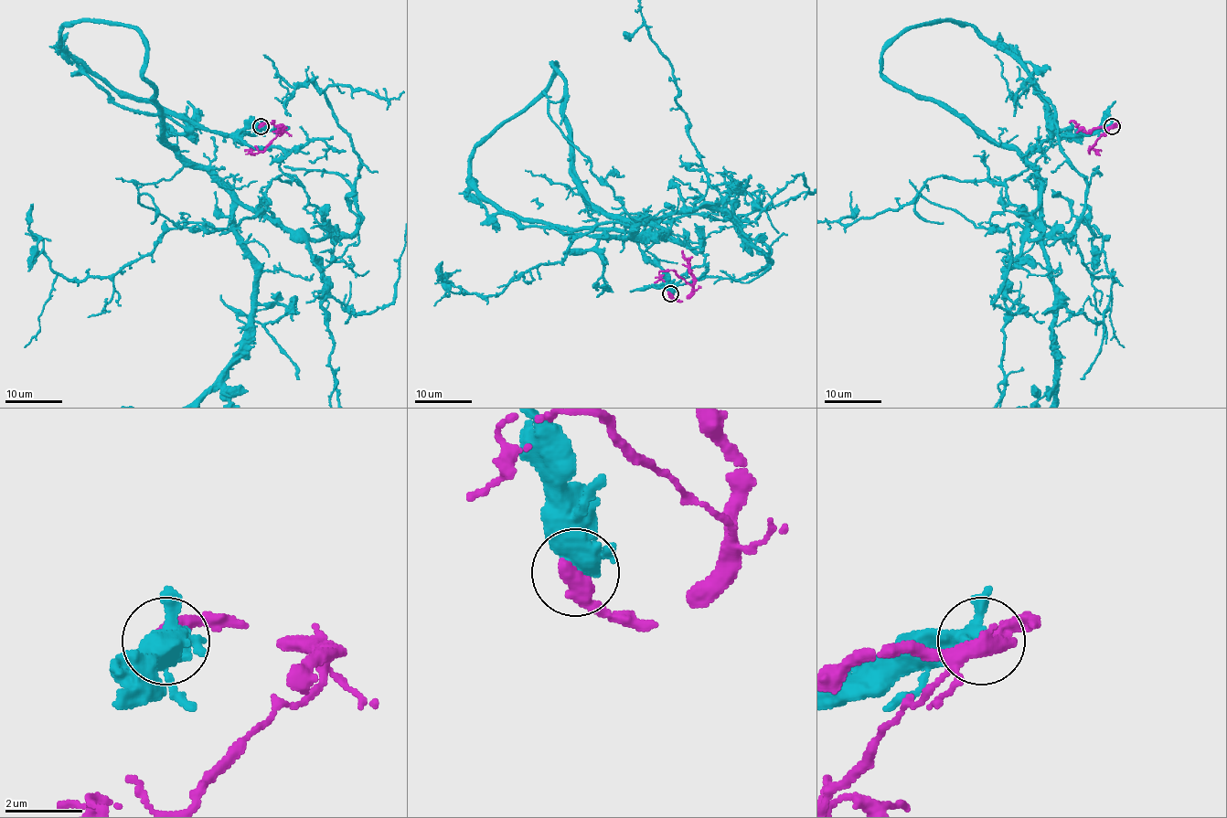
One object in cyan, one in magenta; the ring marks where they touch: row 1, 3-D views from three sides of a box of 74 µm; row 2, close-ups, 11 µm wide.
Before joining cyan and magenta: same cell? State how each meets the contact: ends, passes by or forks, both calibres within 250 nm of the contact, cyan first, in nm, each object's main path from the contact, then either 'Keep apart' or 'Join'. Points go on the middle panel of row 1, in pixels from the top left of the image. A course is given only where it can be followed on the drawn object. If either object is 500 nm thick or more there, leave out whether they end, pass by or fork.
At the ring cyan forks. At the ring magenta ends. Thickness 440 nm (cyan) against 460 nm. Course of magenta: (669, 293), (682, 301), (692, 286), (672, 270), (661, 270), (654, 282). Keep apart

